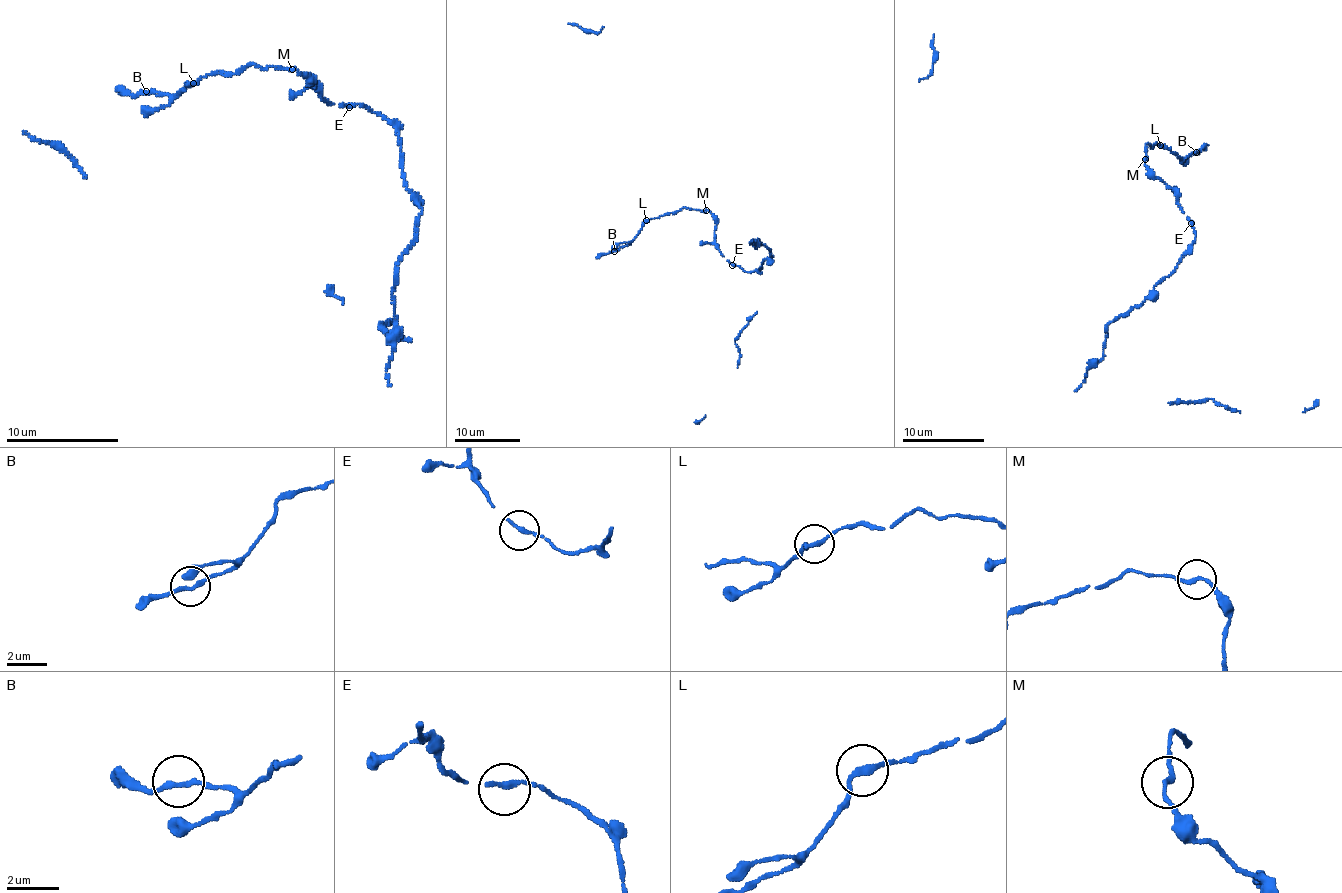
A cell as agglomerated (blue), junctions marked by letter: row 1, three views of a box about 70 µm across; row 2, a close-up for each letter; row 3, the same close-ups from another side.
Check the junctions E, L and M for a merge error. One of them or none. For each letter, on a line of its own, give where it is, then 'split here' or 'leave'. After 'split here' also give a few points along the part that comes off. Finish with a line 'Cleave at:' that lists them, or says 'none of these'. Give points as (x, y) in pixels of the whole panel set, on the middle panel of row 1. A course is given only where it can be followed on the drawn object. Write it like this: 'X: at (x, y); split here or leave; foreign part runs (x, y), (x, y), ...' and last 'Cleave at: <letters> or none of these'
E: at (732, 265); leave
L: at (646, 220); leave
M: at (706, 210); leave
Cleave at: none of these

